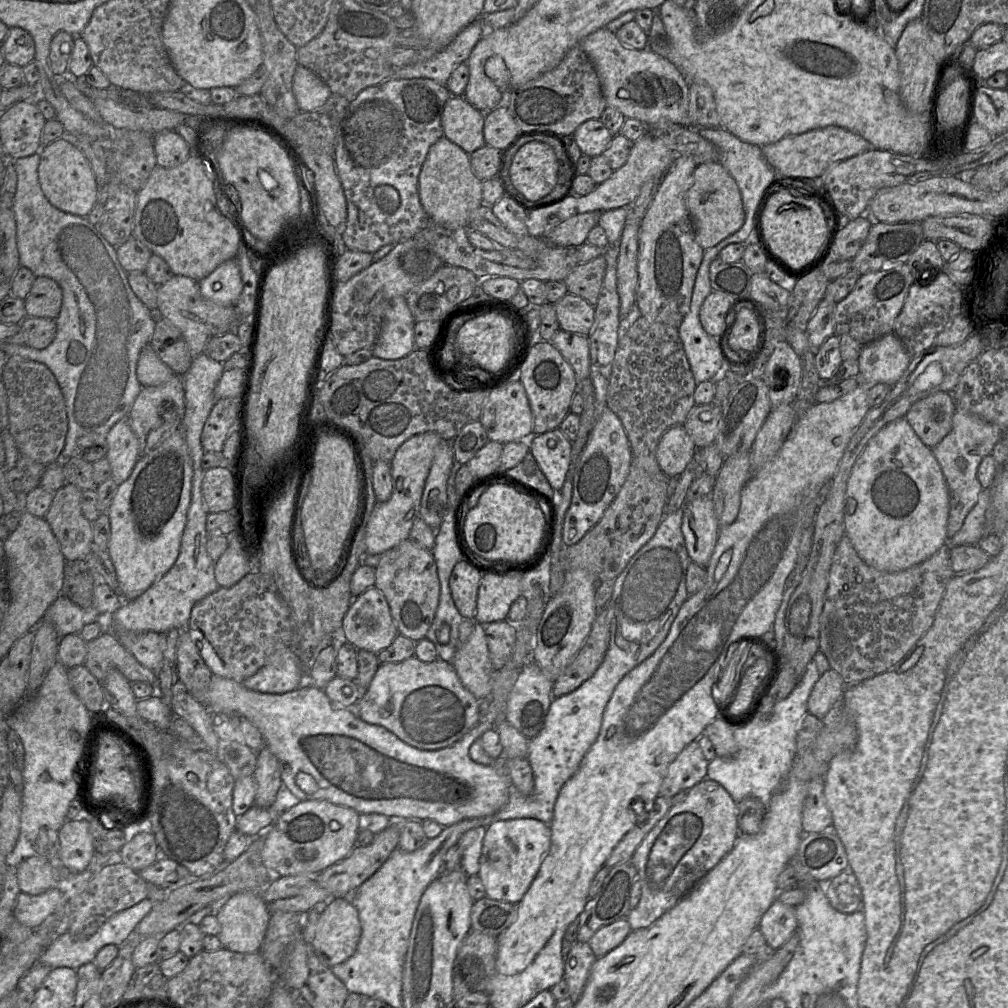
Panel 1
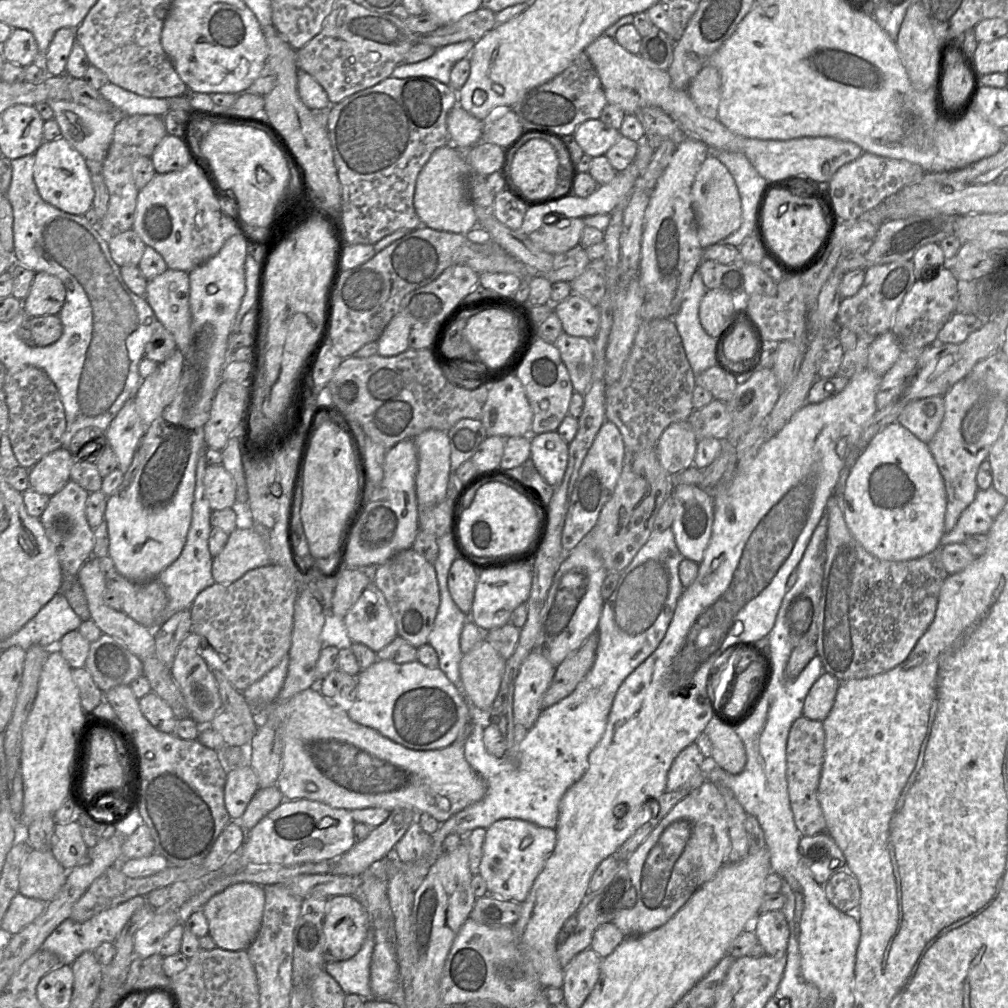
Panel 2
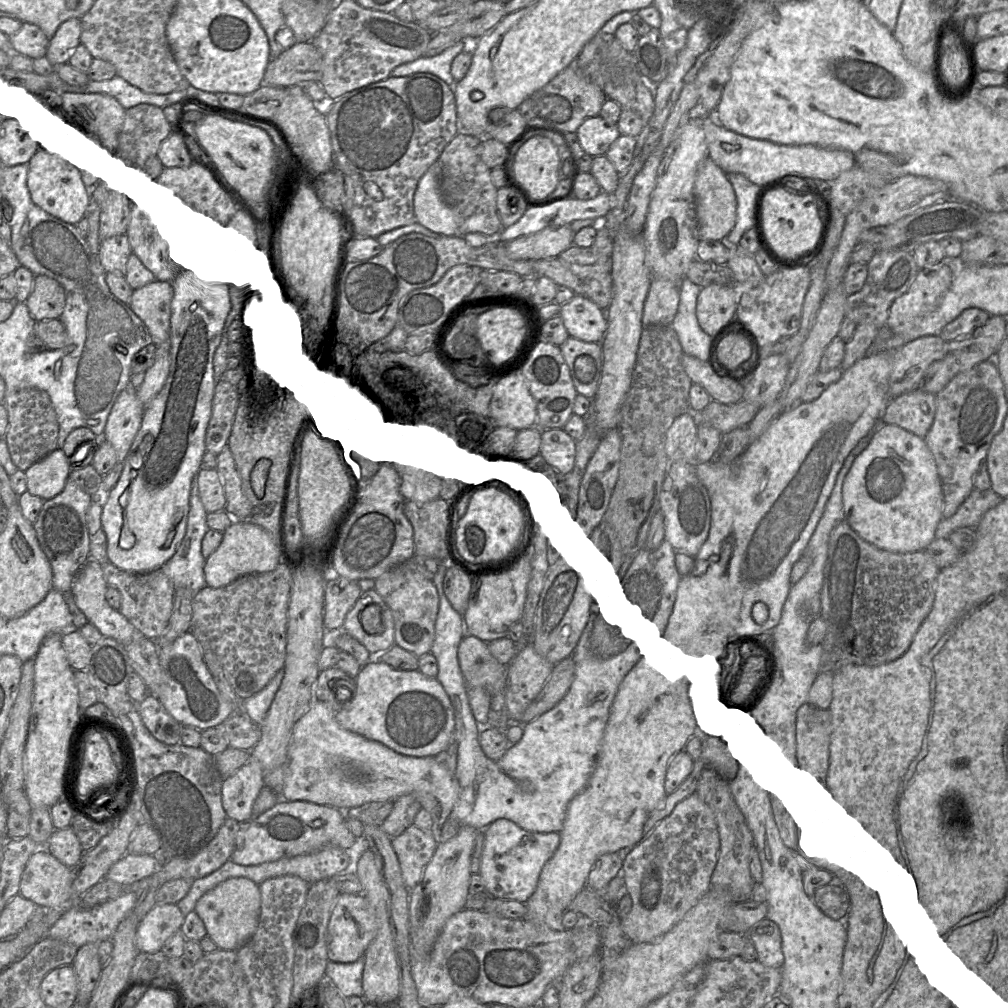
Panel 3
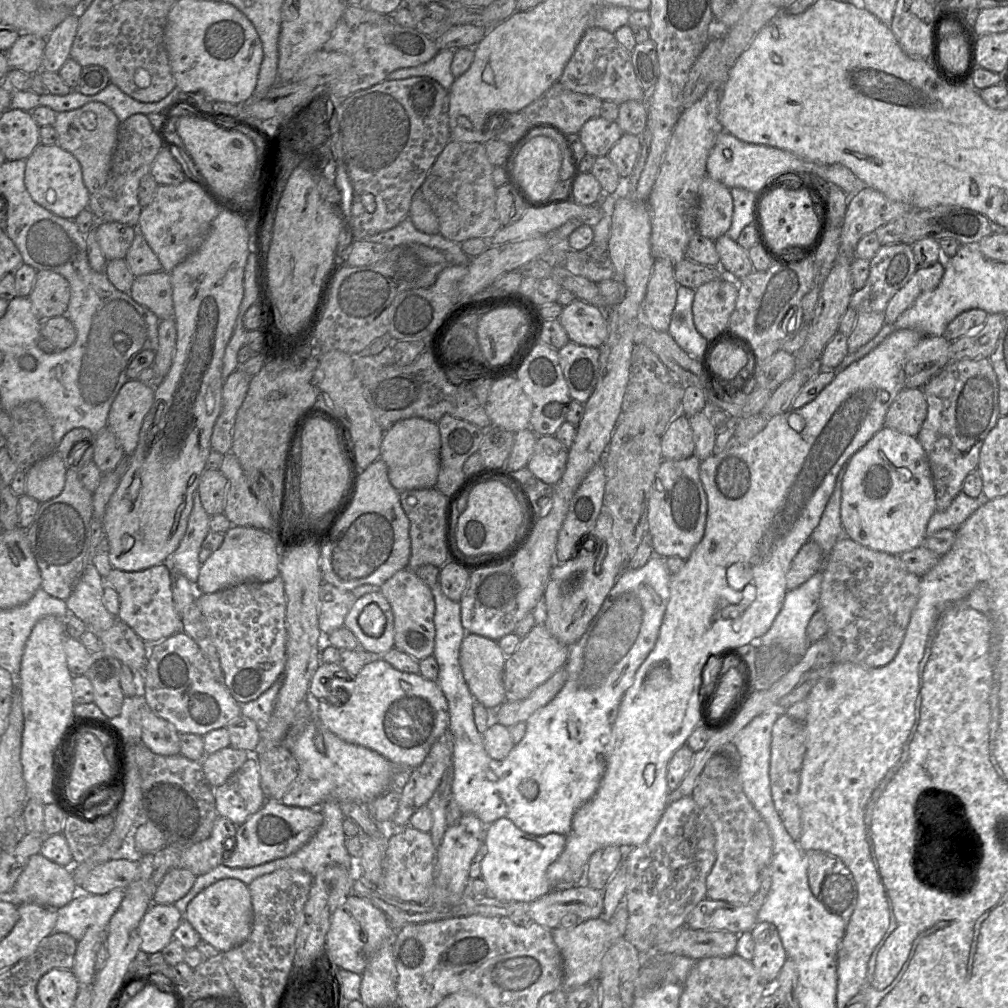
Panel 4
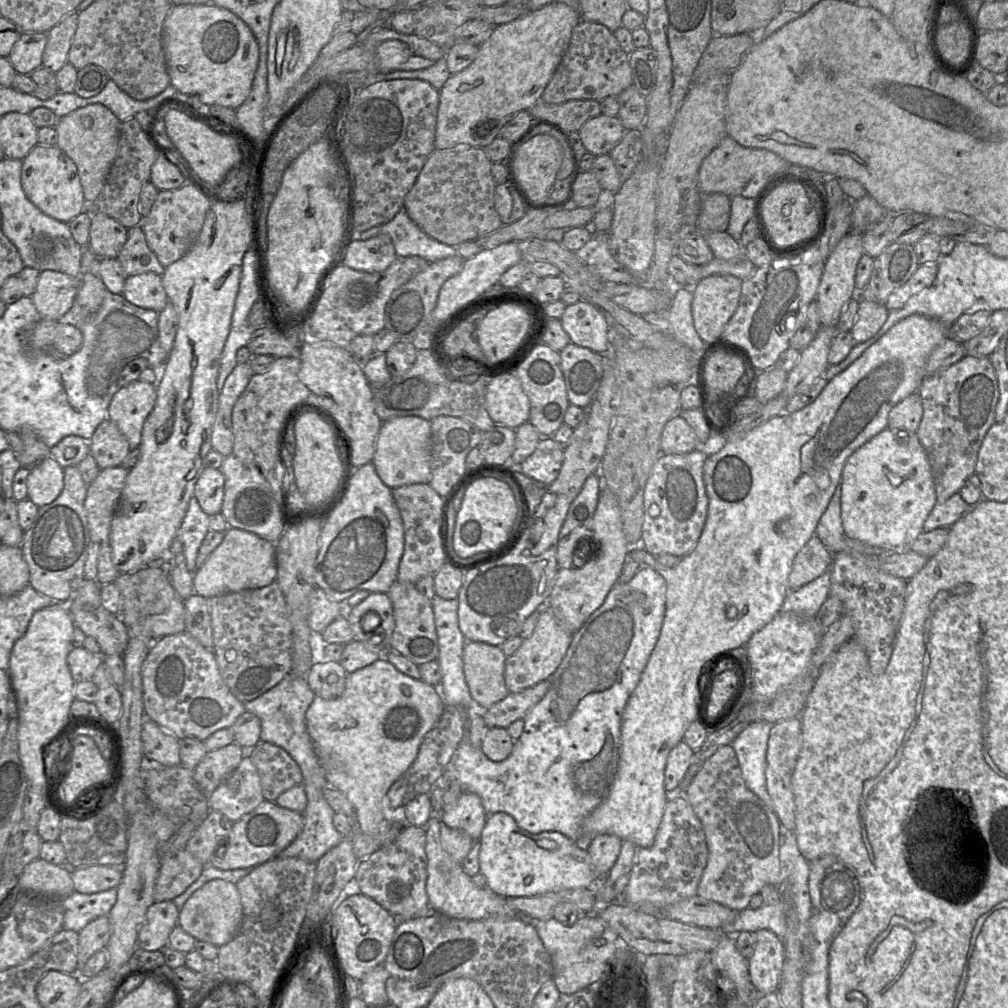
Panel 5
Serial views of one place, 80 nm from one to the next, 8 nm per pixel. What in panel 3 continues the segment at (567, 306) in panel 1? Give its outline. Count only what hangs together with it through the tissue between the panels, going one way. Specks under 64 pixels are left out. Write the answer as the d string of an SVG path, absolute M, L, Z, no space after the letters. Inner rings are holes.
M575 295L561 305L560 314L570 337L601 343L607 331L606 311L585 295Z

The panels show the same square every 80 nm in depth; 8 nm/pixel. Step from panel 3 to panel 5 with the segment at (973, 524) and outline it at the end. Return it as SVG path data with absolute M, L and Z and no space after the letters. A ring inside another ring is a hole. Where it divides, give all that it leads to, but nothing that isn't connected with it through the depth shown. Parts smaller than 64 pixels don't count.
M956 493L945 501L937 501L926 518L923 531L929 532L936 528L950 528L960 520L971 506L967 504L959 493Z

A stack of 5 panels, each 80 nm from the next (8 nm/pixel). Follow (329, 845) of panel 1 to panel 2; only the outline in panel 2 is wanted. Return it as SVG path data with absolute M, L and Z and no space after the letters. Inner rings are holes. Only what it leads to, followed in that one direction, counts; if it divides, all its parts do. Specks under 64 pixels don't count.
M306 799L284 801L248 831L247 841L241 845L242 859L254 864L284 866L337 859L356 843L353 835L354 824L350 811L345 809L333 808L325 803Z

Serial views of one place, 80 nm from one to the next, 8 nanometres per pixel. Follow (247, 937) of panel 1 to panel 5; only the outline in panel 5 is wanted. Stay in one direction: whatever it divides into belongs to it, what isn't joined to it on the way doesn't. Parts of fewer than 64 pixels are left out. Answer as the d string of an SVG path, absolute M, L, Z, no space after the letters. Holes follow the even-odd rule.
M215 879L196 890L179 910L178 923L196 940L217 947L230 942L238 933L242 922L242 904L236 884Z

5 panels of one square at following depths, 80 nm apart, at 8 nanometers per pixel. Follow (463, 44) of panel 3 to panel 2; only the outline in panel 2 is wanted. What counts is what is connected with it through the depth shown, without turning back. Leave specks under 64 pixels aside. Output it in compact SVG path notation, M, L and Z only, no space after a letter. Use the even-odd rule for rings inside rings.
M465 40L437 48L427 59L399 64L394 68L391 76L400 79L427 76L449 85L451 69L459 60L470 56L474 44L473 40Z

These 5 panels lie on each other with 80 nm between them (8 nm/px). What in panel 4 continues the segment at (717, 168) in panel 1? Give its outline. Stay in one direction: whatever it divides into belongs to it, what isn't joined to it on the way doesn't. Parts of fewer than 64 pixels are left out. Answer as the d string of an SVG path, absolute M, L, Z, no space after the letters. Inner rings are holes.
M705 176L700 185L698 232L716 240L728 232L732 218L731 190L721 182Z

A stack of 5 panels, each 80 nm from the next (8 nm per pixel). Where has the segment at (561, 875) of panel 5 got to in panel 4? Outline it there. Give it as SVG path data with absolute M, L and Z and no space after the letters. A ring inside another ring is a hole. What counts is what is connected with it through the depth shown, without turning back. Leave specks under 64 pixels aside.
M502 817L486 826L483 844L486 854L481 862L481 877L490 895L500 900L531 902L552 890L546 871L563 852L566 836L559 833L528 834Z

